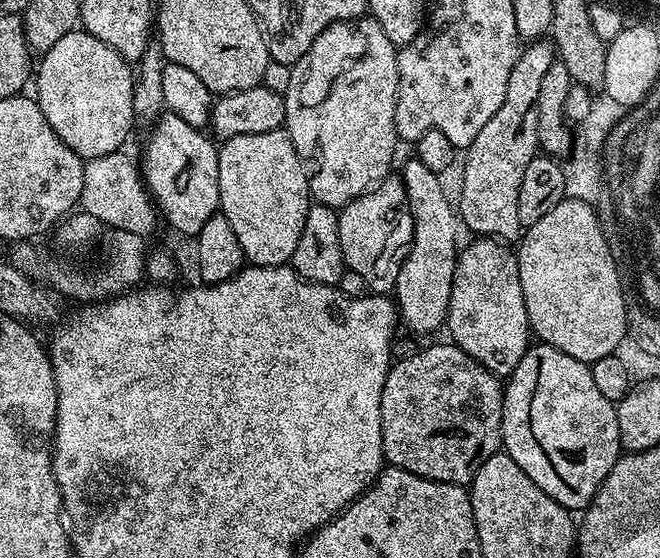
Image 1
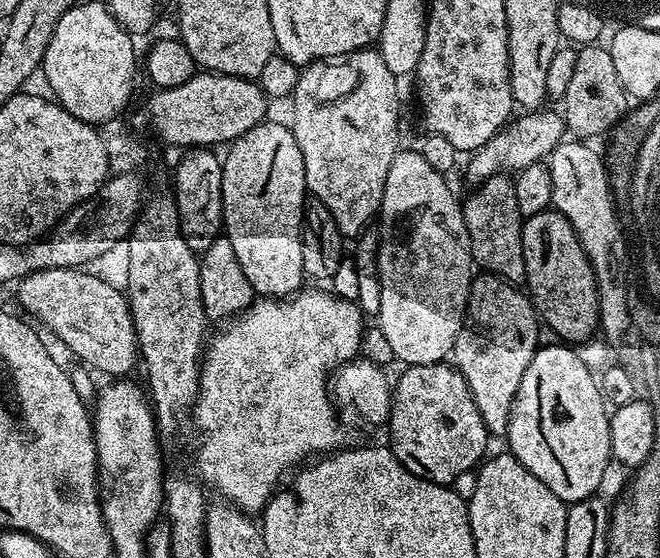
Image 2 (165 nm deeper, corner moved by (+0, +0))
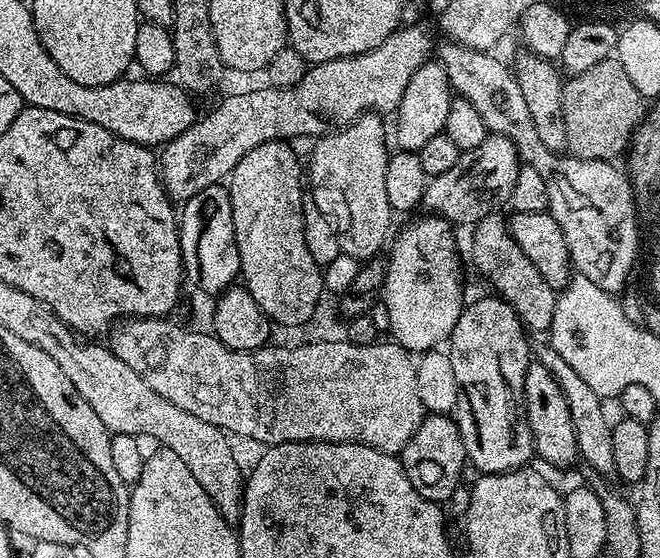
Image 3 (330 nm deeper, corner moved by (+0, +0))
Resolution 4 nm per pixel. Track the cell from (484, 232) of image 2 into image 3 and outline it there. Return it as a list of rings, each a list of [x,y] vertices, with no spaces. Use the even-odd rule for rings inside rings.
[[[493,214],[479,220],[471,232],[472,260],[477,270],[492,283],[491,291],[519,314],[529,333],[547,333],[554,322],[557,289],[552,288],[550,282],[538,274],[534,262],[522,254],[522,246],[514,242],[512,233],[508,231],[508,220],[500,214]]]

